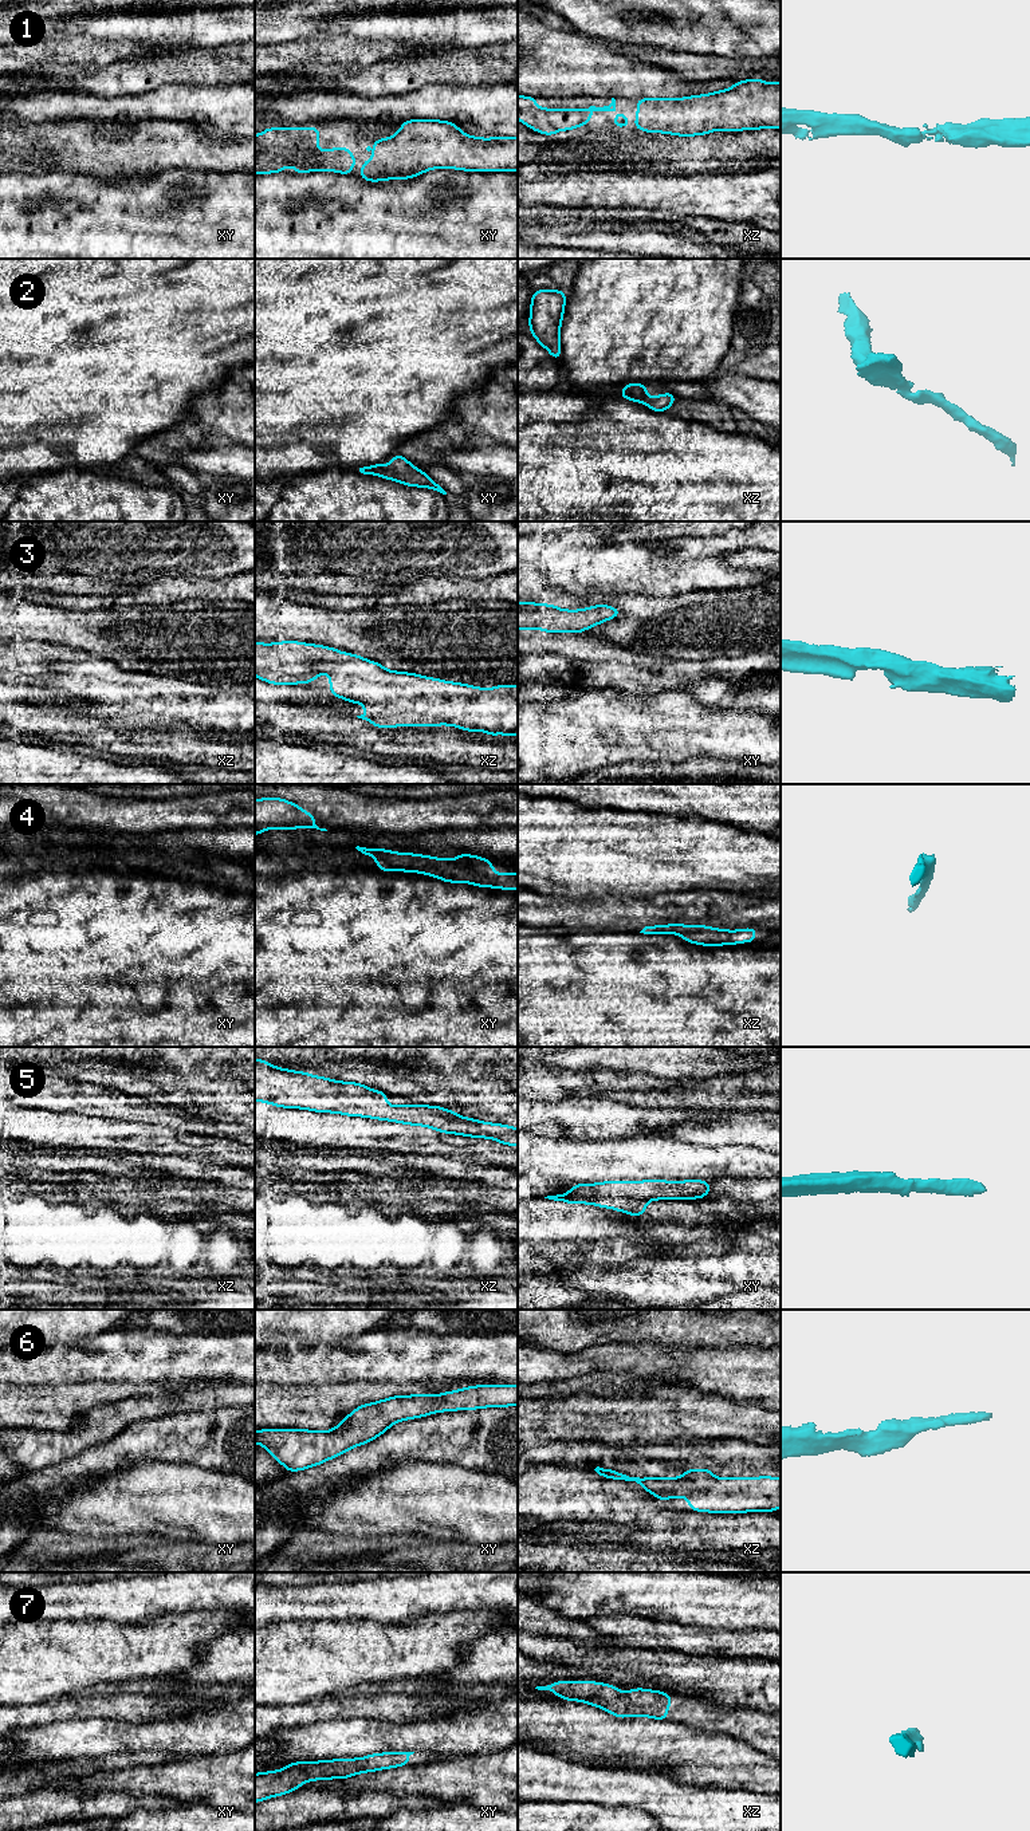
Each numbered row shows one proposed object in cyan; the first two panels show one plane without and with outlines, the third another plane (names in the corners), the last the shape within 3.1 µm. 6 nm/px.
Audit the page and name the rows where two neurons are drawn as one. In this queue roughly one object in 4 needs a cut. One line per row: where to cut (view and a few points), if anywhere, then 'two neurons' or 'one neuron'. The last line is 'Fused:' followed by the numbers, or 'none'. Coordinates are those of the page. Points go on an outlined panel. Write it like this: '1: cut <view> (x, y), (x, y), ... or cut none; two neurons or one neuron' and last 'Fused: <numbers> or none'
1: cut none; one neuron
2: cut none; one neuron
3: cut none; one neuron
4: cut none; one neuron
5: cut none; one neuron
6: cut none; one neuron
7: cut none; one neuron
Fused: none

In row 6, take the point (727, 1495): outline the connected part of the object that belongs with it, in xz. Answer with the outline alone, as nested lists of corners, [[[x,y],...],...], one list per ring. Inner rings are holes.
[[[597,1466],[599,1476],[610,1480],[636,1481],[657,1500],[687,1497],[688,1507],[697,1512],[742,1513],[772,1512],[781,1507],[781,1478],[716,1478],[709,1469],[688,1469],[677,1478],[629,1477],[613,1469]]]

